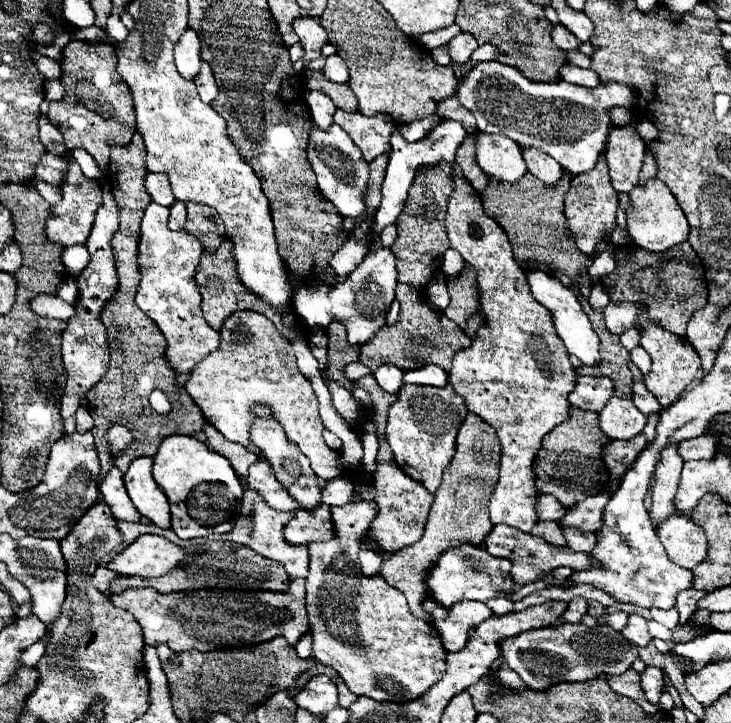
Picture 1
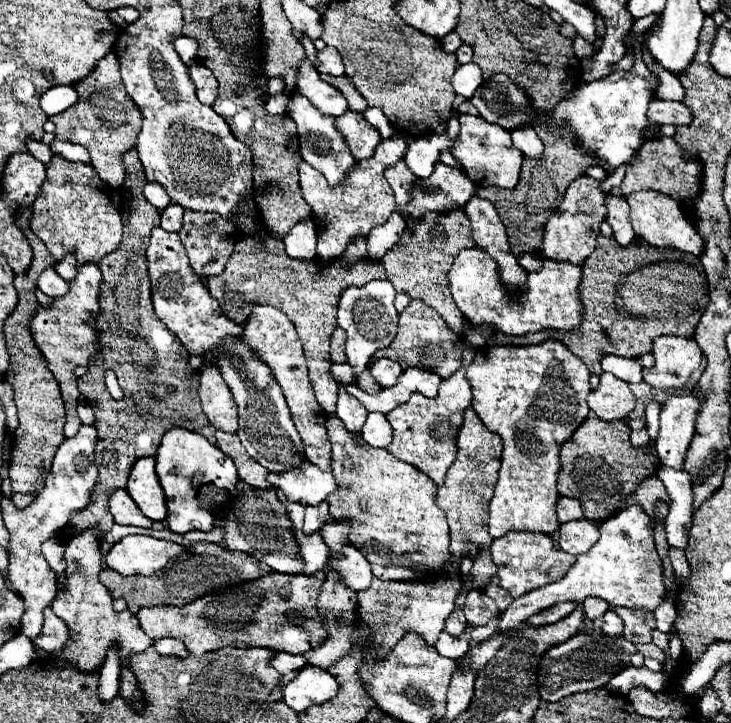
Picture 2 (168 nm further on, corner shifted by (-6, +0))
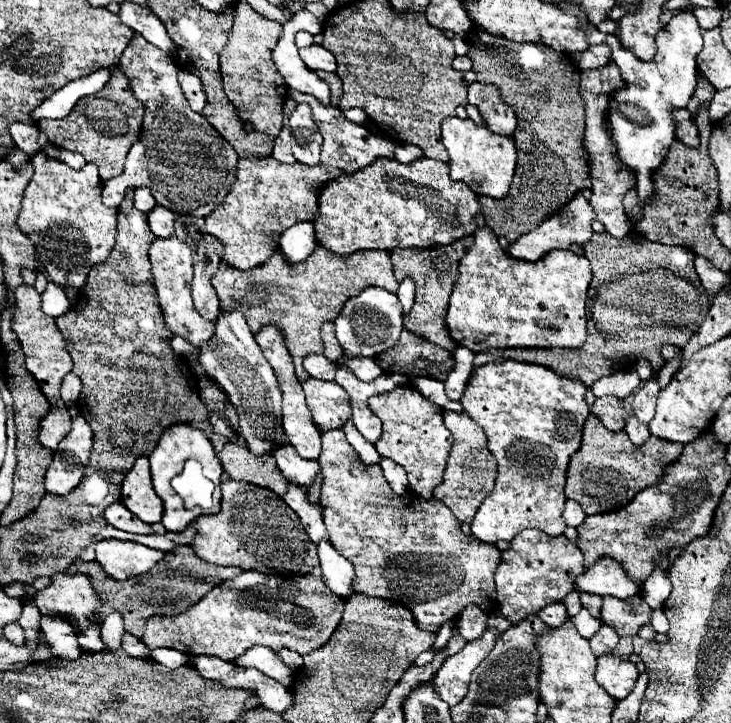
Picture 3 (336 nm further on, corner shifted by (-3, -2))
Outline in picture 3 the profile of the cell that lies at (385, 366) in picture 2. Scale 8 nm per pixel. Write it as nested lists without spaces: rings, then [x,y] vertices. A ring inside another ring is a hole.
[[[363,357],[363,359],[339,359],[337,361],[339,365],[347,365],[347,367],[351,367],[353,371],[355,371],[355,375],[361,379],[361,381],[373,381],[373,379],[377,379],[377,377],[381,377],[385,371],[377,365],[377,361],[375,359],[369,359],[369,357]]]

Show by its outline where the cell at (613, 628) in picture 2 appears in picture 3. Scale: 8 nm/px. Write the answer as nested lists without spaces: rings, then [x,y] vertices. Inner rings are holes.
[[[603,623],[601,629],[591,637],[591,649],[593,649],[595,657],[601,657],[601,655],[611,653],[615,649],[617,641],[619,641],[619,635],[615,633],[615,629]]]

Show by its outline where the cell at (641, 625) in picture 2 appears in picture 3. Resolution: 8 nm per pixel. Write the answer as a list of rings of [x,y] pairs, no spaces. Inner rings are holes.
[[[635,595],[635,599],[627,599],[627,603],[619,599],[603,599],[601,607],[601,621],[611,625],[619,637],[633,637],[637,635],[641,625],[651,621],[651,607]]]

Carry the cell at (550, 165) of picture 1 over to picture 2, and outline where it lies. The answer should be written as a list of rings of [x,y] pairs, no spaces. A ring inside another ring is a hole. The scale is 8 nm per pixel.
[[[522,125],[518,129],[512,129],[510,135],[512,135],[512,143],[524,155],[528,155],[528,157],[540,157],[542,155],[544,145],[542,145],[542,141],[538,141],[538,135],[530,125]]]

